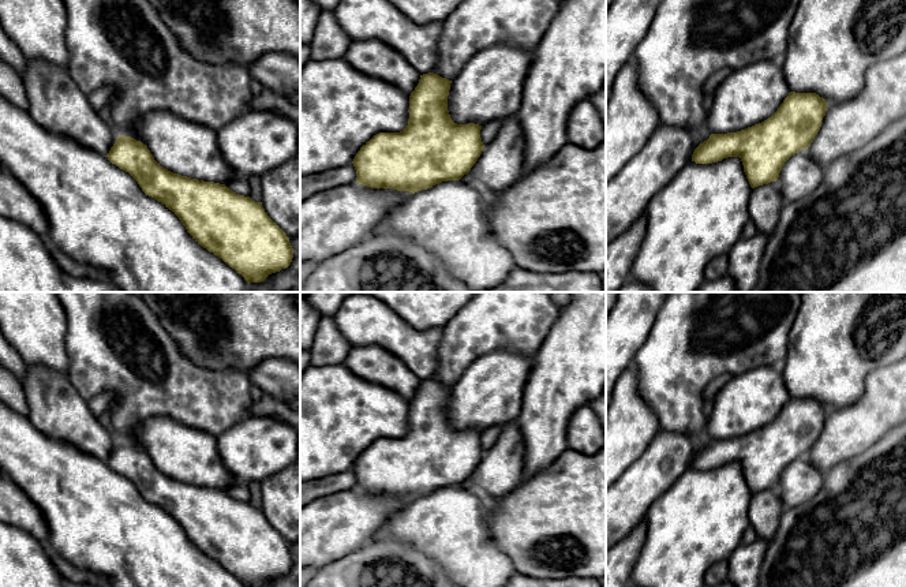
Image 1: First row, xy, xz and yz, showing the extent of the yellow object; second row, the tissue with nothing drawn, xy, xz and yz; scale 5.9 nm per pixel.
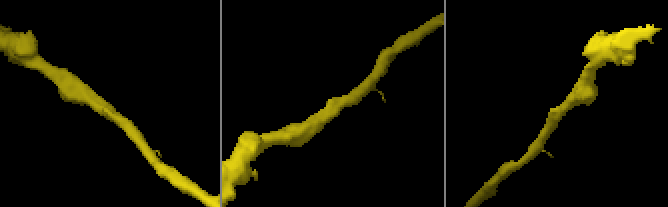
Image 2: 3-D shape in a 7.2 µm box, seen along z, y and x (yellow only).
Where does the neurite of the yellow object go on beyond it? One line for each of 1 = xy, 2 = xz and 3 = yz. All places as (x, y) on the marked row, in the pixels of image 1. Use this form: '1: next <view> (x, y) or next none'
1: next none
2: next none
3: next none

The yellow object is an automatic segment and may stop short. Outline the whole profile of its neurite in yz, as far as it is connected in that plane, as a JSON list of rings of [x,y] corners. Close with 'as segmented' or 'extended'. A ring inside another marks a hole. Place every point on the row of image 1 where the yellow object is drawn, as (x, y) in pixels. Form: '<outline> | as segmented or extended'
[[[790,91],[767,120],[737,132],[711,134],[695,149],[692,161],[712,164],[740,157],[752,188],[776,182],[785,162],[810,146],[827,106],[816,93]]] | as segmented

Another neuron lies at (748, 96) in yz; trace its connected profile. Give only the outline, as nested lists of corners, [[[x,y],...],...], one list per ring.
[[[756,60],[734,70],[716,89],[704,128],[737,132],[771,117],[790,90],[780,60]]]

